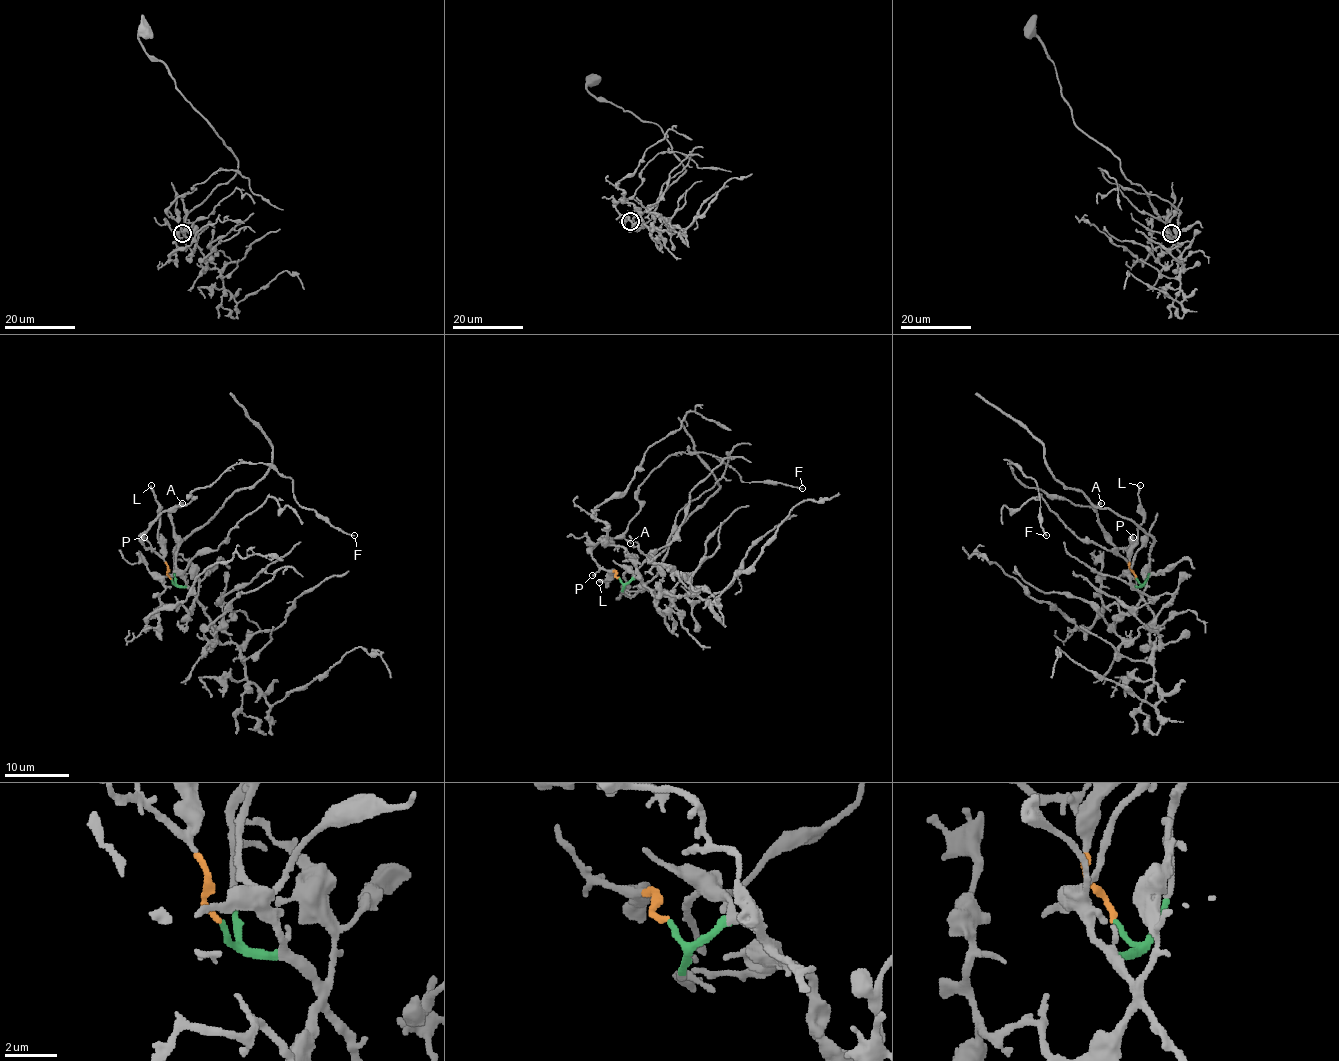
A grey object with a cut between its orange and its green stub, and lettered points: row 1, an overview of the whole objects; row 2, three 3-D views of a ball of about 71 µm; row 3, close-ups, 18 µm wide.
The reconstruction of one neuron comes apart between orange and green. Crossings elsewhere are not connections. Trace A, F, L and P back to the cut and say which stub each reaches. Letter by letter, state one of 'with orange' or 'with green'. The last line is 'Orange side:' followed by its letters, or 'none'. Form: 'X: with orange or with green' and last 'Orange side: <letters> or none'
A: with orange
F: with orange
L: with orange
P: with orange
Orange side: A, F, L, P

